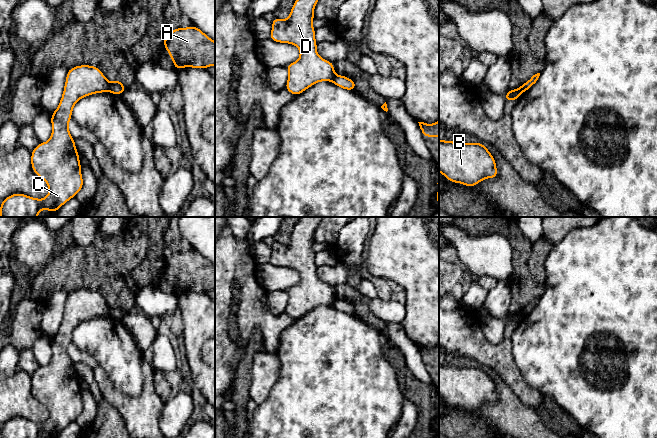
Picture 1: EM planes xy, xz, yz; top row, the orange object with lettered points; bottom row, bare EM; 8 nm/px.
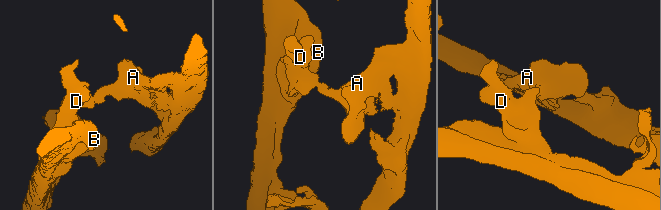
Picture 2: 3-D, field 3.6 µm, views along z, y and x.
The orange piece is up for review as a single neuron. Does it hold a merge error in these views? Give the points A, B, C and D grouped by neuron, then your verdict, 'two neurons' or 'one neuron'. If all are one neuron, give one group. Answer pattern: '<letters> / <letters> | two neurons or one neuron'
A / B C D | two neurons

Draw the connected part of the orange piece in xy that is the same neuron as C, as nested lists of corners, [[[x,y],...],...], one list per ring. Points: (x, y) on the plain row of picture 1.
[[[78,289],[67,295],[64,315],[57,333],[51,338],[52,358],[47,366],[41,367],[31,375],[33,396],[43,403],[49,417],[44,423],[14,417],[1,426],[0,438],[39,438],[42,433],[56,436],[83,412],[81,387],[75,364],[69,356],[69,345],[75,328],[83,321],[110,315],[110,307],[100,293],[92,289]]]

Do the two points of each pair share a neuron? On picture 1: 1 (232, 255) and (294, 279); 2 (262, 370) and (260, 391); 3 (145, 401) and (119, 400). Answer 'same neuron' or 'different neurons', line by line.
1: different neurons
2: same neuron
3: same neuron

